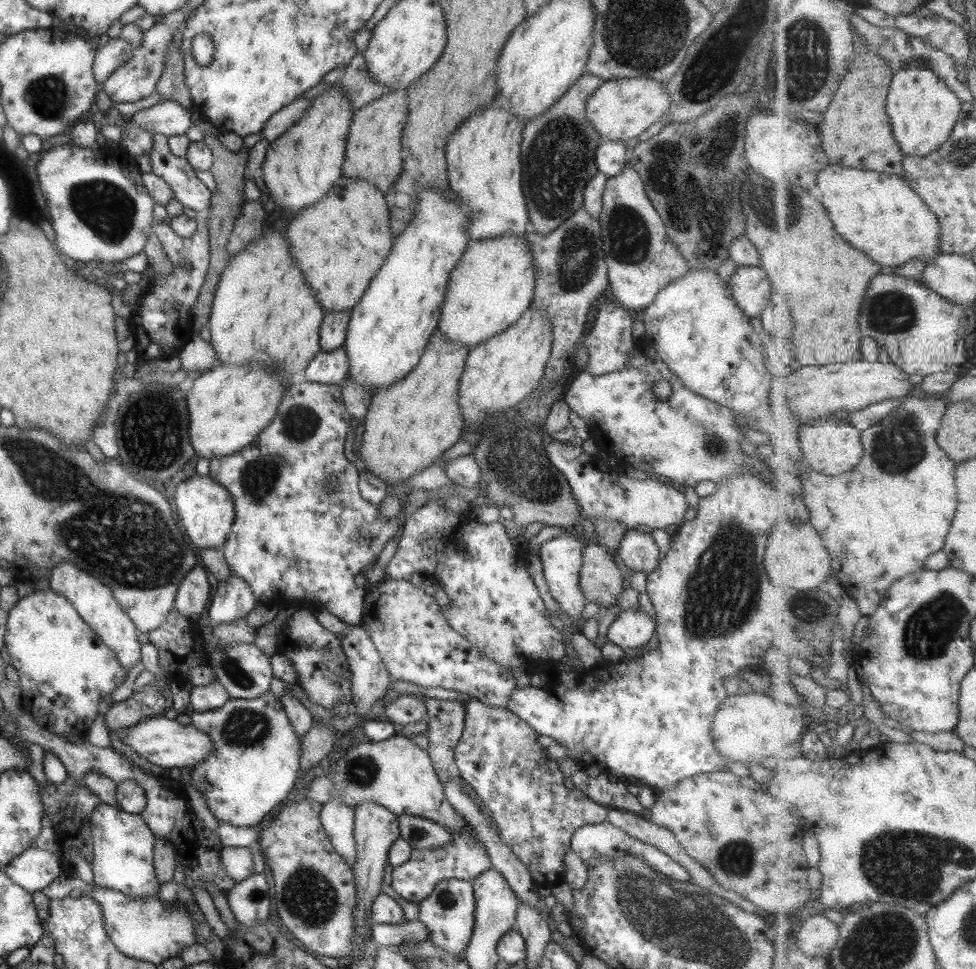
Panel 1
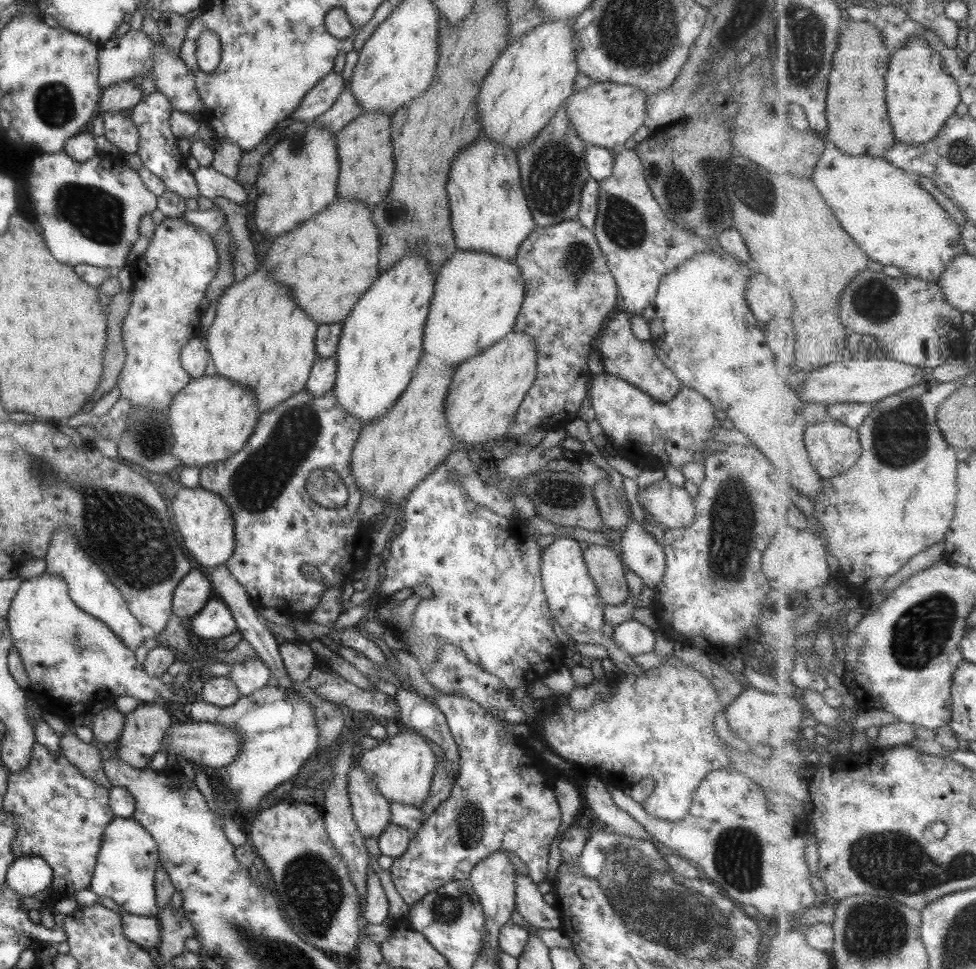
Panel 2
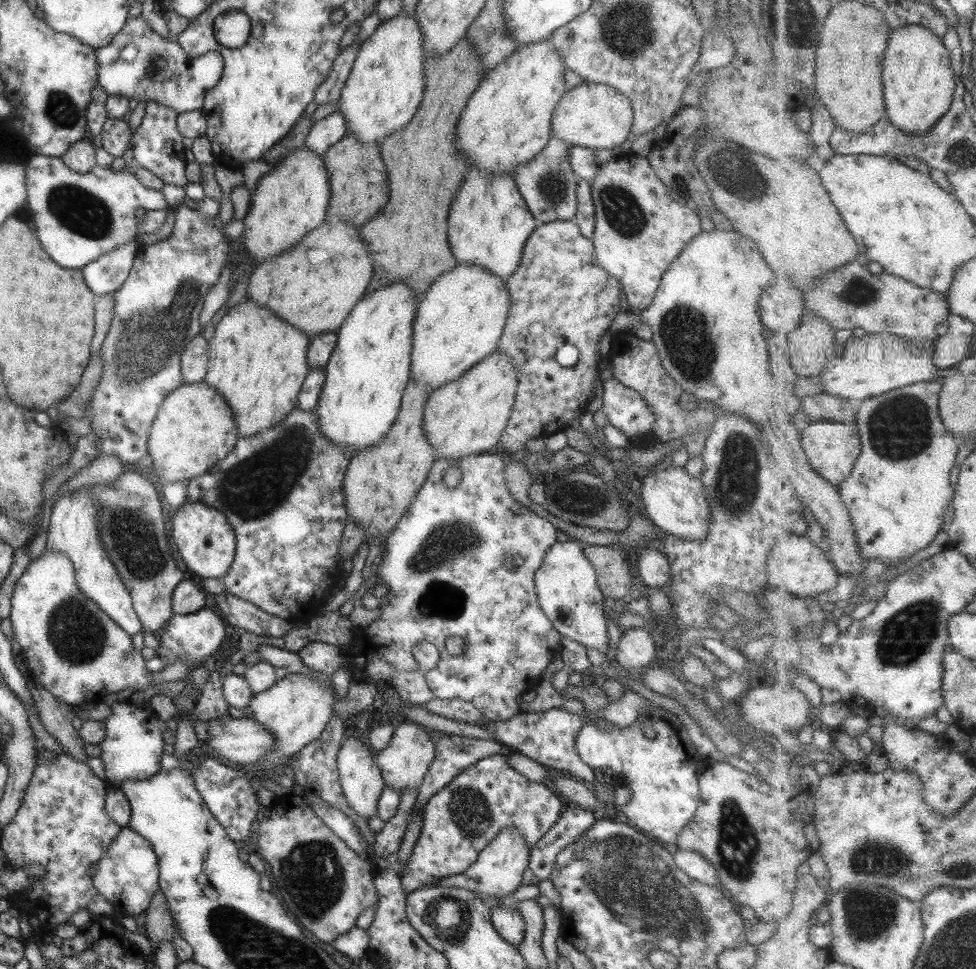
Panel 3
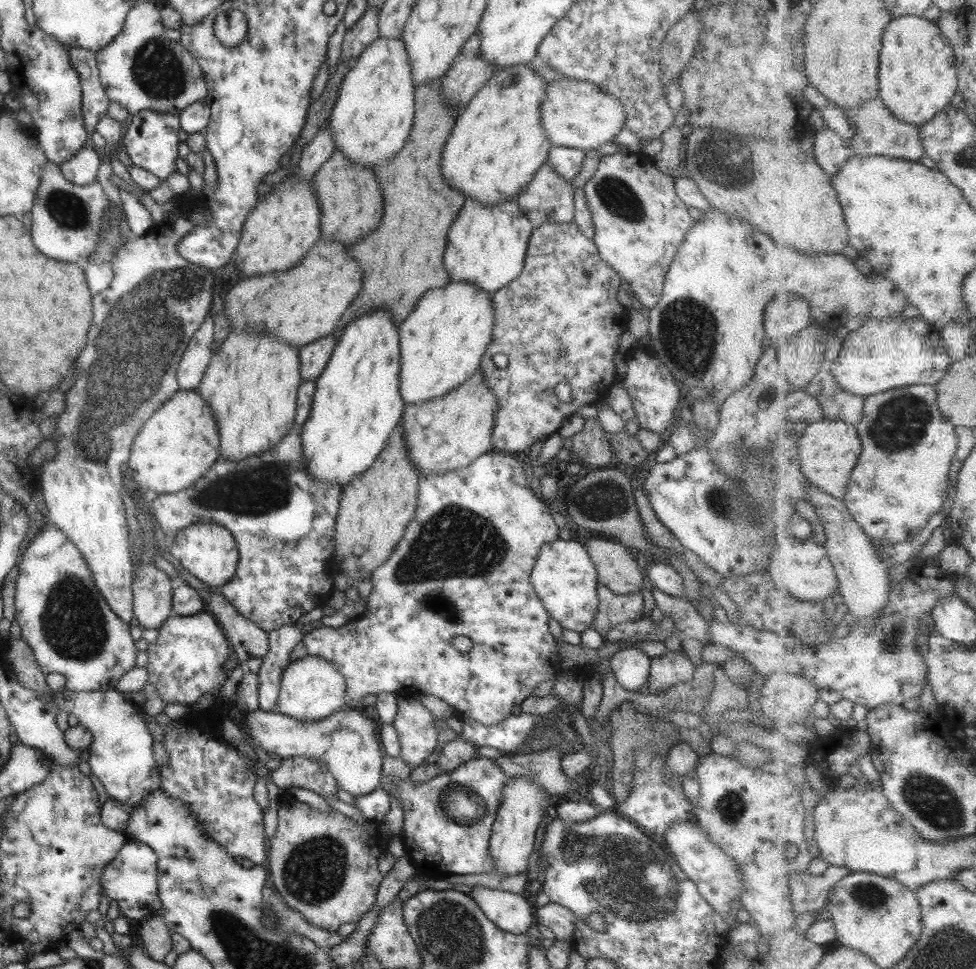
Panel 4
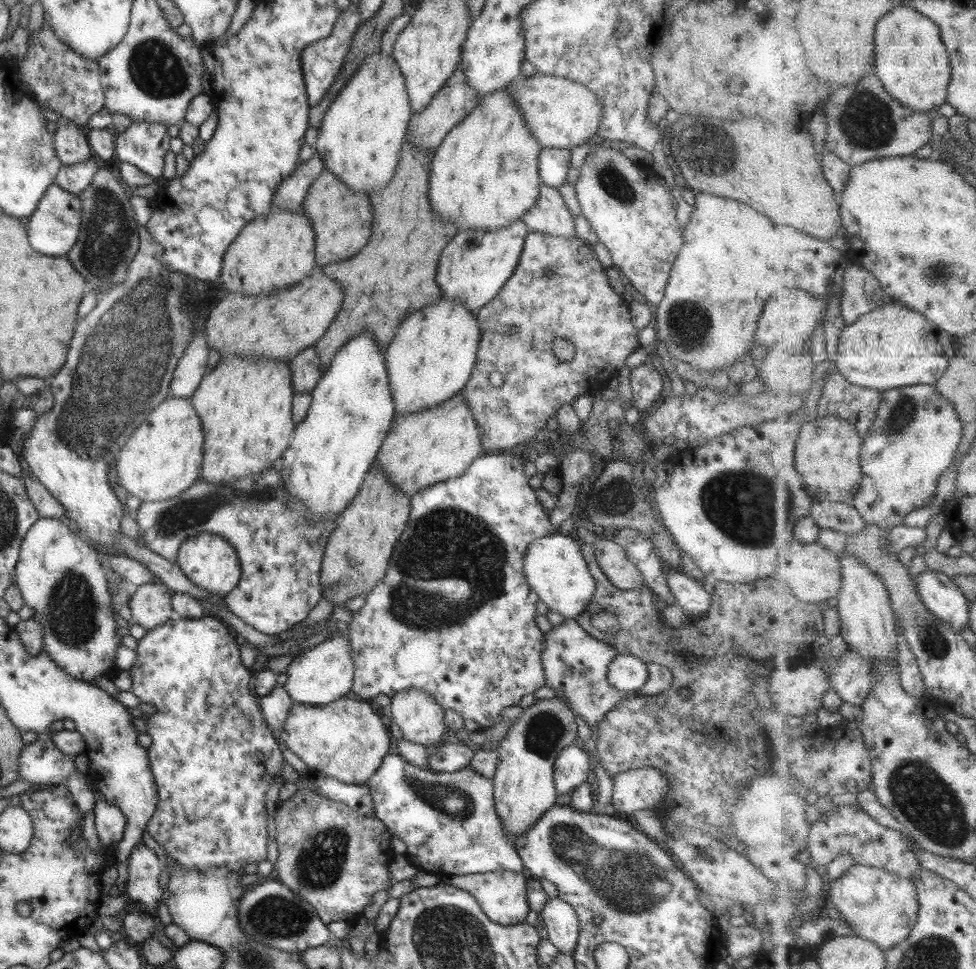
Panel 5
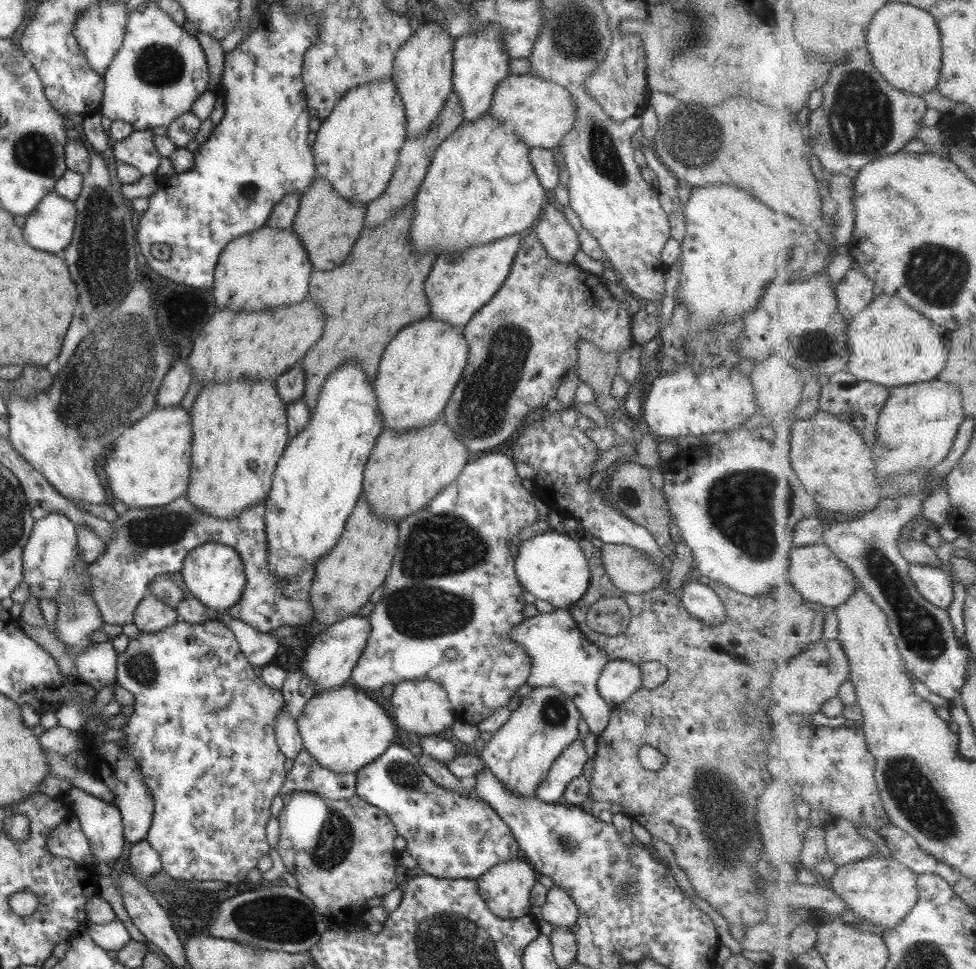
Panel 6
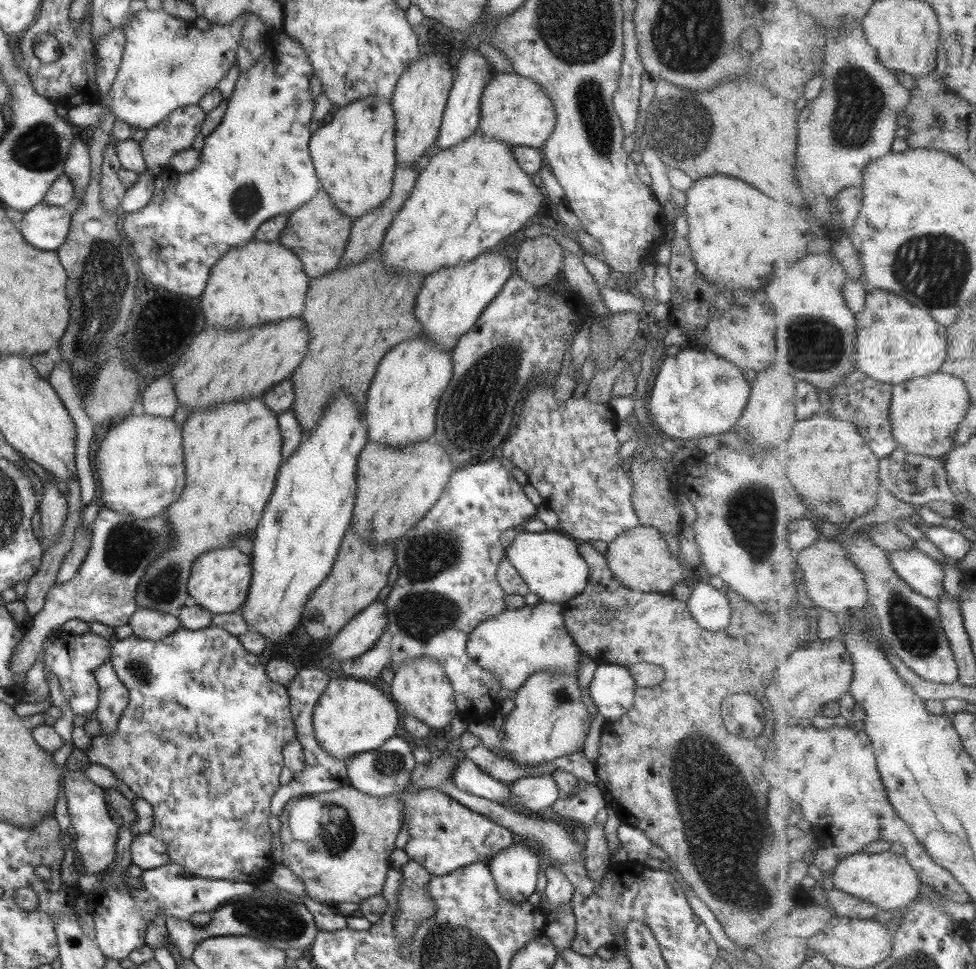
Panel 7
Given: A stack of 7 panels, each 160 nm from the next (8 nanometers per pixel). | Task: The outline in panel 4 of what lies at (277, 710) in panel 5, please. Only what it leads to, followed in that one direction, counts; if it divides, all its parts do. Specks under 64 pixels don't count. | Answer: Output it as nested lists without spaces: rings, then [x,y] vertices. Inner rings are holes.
[[[292,623],[267,633],[268,649],[262,656],[260,669],[257,673],[259,679],[258,709],[275,711],[280,680],[284,668],[288,665],[289,652],[303,638],[301,627]]]

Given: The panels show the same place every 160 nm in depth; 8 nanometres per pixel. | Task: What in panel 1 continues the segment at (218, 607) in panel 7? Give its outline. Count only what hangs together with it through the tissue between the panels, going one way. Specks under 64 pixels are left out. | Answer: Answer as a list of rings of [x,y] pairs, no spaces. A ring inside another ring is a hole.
[[[193,475],[175,484],[176,490],[173,498],[175,512],[186,537],[193,546],[203,548],[221,548],[229,534],[234,521],[233,501],[227,490],[219,483],[211,480],[207,475]]]

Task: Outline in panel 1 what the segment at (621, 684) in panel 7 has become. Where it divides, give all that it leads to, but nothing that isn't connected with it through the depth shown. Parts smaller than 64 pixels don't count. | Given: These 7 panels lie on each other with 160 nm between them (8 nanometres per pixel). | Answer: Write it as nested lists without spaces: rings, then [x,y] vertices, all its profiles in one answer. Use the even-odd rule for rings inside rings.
[[[625,609],[618,613],[612,623],[607,627],[607,641],[625,650],[645,646],[651,634],[654,624],[643,611],[637,609]]]

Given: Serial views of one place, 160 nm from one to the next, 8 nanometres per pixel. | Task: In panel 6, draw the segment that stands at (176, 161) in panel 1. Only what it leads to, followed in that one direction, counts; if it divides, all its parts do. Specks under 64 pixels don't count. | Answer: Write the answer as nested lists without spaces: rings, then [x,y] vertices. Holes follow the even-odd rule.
[[[132,130],[131,134],[120,141],[111,143],[108,155],[116,163],[125,163],[136,168],[143,176],[155,172],[159,164],[159,153],[153,147],[153,134],[147,131]]]

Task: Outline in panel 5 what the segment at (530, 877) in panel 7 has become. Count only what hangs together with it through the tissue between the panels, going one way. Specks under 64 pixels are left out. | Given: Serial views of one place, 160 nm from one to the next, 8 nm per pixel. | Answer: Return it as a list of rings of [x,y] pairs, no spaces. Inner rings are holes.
[[[496,870],[481,874],[452,876],[447,881],[452,887],[467,891],[478,902],[483,914],[491,922],[507,926],[525,921],[525,916],[529,911],[525,900],[525,872],[512,873]]]

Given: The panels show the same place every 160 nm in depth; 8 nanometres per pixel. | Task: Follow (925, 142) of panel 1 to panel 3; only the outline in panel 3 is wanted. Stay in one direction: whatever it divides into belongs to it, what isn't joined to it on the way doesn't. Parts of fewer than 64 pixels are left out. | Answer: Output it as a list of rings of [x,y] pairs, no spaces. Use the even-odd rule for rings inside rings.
[[[903,26],[892,30],[882,75],[888,119],[906,133],[925,134],[951,108],[958,80],[951,53],[943,40],[925,26]]]

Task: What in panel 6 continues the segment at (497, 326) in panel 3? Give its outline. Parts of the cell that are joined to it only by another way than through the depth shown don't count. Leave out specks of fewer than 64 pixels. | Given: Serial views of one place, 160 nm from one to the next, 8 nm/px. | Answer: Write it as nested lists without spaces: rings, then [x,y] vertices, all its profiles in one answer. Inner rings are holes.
[[[426,317],[404,326],[383,350],[371,384],[382,418],[382,428],[411,430],[429,426],[442,412],[467,362],[467,345],[461,330]]]

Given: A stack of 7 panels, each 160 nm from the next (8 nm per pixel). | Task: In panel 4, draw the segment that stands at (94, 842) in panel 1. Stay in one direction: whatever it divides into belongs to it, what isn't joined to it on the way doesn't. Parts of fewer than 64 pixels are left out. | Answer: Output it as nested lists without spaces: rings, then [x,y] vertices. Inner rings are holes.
[[[127,840],[100,874],[100,883],[105,889],[105,894],[110,900],[117,902],[119,914],[137,924],[161,912],[157,892],[156,860],[155,853],[146,845]]]

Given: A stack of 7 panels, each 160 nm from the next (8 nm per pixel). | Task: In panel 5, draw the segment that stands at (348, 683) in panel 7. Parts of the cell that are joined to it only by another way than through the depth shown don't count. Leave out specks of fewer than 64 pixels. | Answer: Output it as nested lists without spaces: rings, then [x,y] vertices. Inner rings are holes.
[[[343,696],[327,706],[307,706],[294,702],[289,715],[283,721],[283,729],[279,731],[281,747],[289,749],[309,770],[317,771],[325,776],[335,778],[343,784],[361,784],[369,780],[369,776],[379,768],[386,754],[392,751],[393,739],[379,716],[371,710],[368,700]]]

